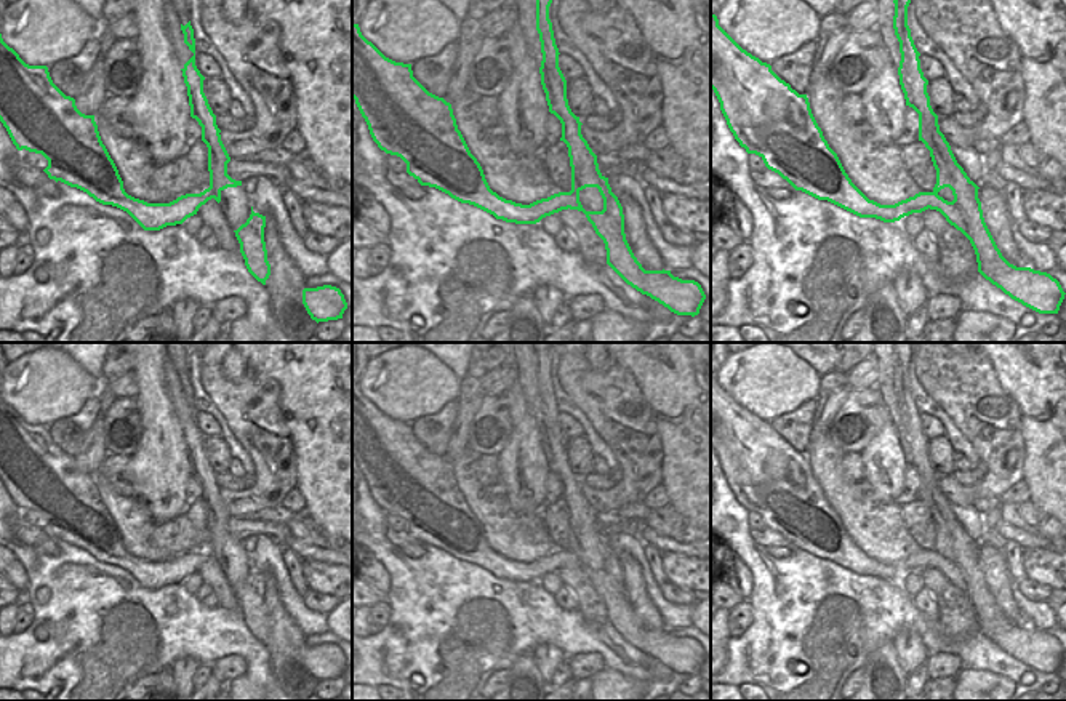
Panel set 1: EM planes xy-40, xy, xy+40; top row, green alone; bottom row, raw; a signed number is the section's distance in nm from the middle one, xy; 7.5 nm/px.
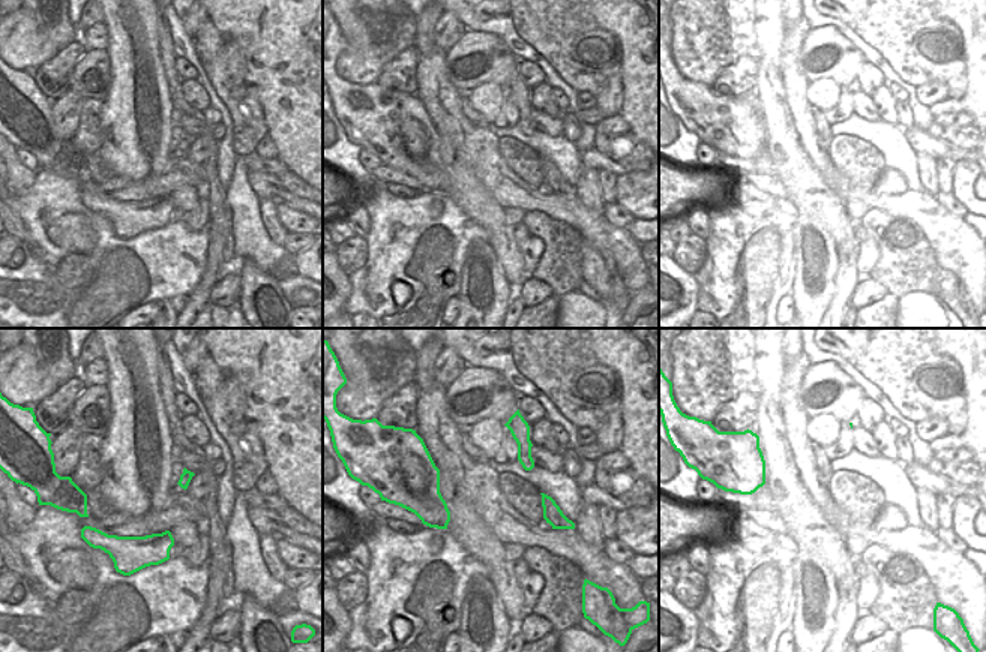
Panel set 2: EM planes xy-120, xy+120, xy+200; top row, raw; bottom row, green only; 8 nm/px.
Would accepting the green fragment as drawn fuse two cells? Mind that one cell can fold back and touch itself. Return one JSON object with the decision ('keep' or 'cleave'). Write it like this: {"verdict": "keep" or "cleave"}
{"verdict": "cleave"}

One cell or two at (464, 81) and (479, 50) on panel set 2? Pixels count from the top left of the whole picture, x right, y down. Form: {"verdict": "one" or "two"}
{"verdict": "one"}

